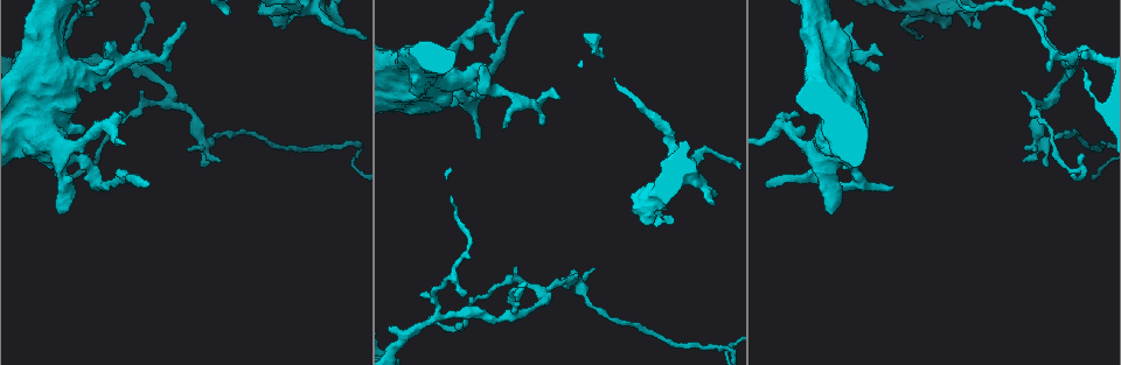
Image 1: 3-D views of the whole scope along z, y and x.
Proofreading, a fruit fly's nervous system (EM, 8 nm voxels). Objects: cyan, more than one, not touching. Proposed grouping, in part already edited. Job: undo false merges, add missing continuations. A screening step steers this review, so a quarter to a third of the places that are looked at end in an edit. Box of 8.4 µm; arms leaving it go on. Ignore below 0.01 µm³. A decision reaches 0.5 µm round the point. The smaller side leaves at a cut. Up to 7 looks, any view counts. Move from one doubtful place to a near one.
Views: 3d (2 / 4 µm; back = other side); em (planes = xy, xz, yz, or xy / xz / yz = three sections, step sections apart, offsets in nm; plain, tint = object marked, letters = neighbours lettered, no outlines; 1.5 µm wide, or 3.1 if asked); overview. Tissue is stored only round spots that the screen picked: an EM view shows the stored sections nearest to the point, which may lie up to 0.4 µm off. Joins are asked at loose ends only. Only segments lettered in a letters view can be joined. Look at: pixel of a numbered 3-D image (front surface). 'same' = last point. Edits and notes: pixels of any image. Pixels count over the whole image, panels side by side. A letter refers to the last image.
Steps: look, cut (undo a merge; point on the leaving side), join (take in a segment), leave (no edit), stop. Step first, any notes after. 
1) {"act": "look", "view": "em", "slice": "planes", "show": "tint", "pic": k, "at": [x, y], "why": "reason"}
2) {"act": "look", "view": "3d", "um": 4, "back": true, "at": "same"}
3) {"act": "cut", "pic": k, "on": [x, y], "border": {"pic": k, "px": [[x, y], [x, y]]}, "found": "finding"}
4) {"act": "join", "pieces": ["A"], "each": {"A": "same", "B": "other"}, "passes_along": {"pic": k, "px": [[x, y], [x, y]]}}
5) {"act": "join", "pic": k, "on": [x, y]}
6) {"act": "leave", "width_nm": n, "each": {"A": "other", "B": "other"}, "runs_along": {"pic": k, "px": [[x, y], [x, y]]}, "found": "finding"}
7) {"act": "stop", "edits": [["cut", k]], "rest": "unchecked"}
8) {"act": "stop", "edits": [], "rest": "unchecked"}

{"act": "look", "view": "3d", "um": 4, "back": true, "pic": 1, "at": [714, 191]}

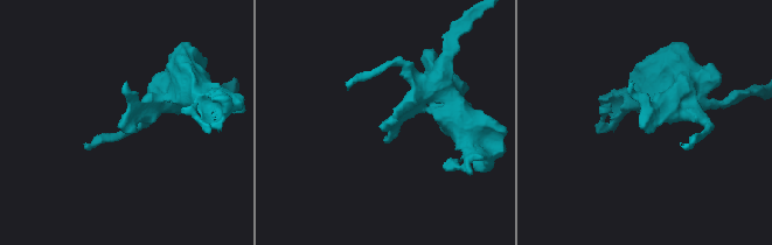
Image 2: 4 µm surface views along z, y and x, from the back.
{"act": "look", "view": "em", "slice": "planes", "show": "plain", "pic": 2, "at": [385, 122]}

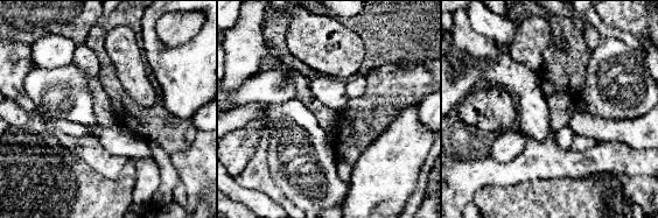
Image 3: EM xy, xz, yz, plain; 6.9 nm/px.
{"act": "look", "view": "em", "slice": "planes", "show": "letters", "at": "same", "why": "see the neighbours"}

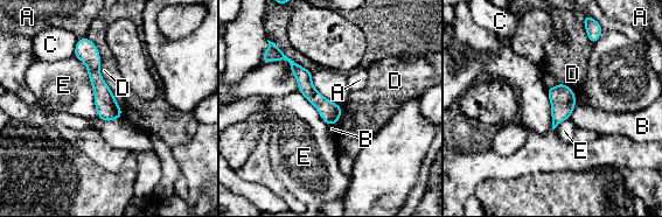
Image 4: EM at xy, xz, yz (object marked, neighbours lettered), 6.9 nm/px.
{"act": "leave", "width_nm": 140, "each": {"A": "other", "B": "other", "C": "other", "D": "other", "E": "other"}, "border": {"pic": 4, "px": [[74, 54], [96, 114], [122, 117]]}, "found": "none of them fits"}

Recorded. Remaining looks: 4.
{"act": "look", "view": "3d", "um": 4, "pic": 1, "at": [557, 96], "why": "branch stops here"}

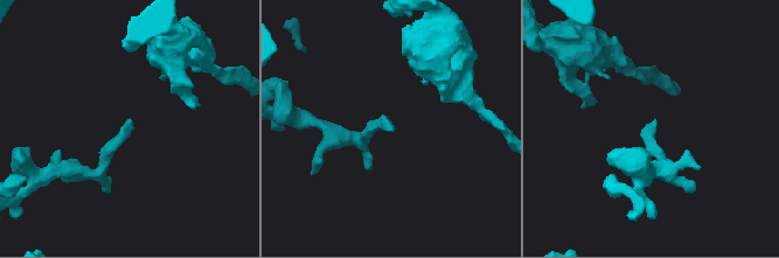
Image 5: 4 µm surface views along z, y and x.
{"act": "look", "view": "em", "um": 3.1, "slice": "xy", "step": 16, "show": "tint", "pic": 5, "at": [129, 119]}

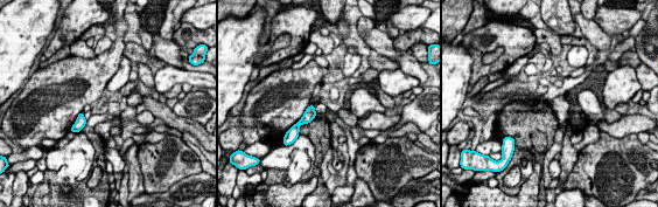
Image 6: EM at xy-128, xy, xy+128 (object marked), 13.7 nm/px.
{"act": "look", "view": "em", "um": 3.1, "slice": "planes", "show": "letters", "at": "same", "why": "cut it another way"}

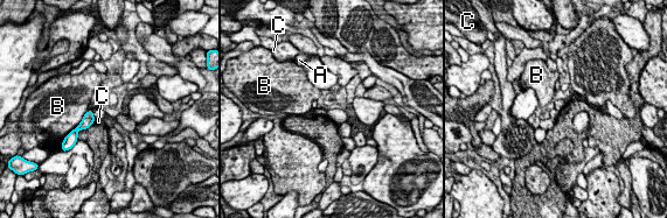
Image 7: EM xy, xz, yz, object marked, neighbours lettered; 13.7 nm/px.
{"act": "leave", "width_nm": 160, "each": {"A": "other", "B": "other", "C": "other"}, "runs_along": {"pic": 7, "px": [[90, 113], [89, 118], [71, 138]]}, "found": "no lettered segment goes on from it"}

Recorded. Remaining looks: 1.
{"act": "stop", "edits": [], "rest": "unchecked"}

